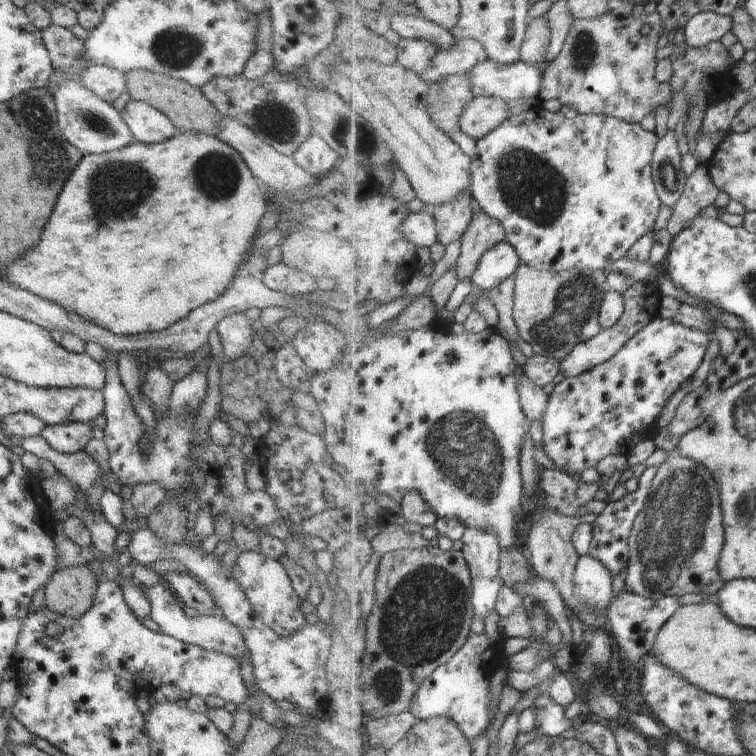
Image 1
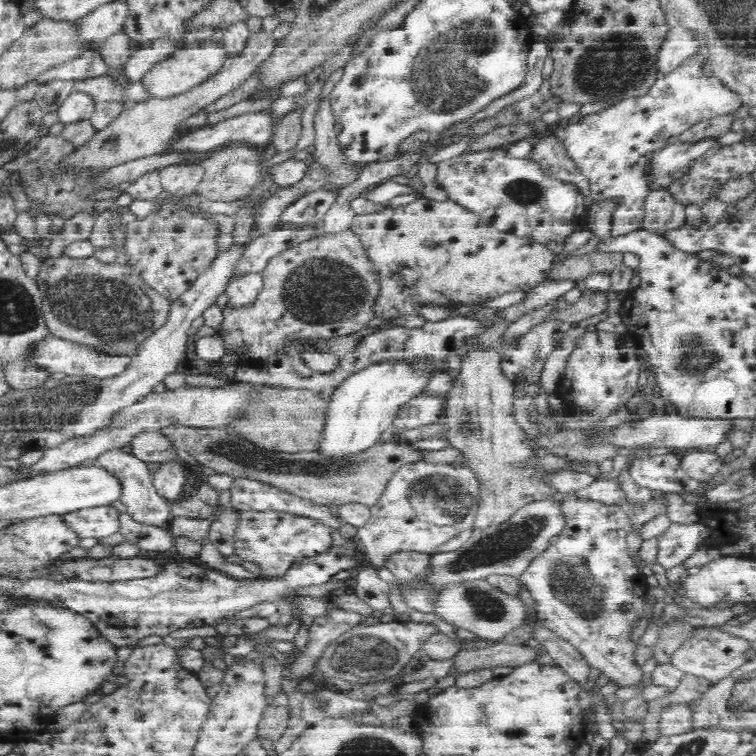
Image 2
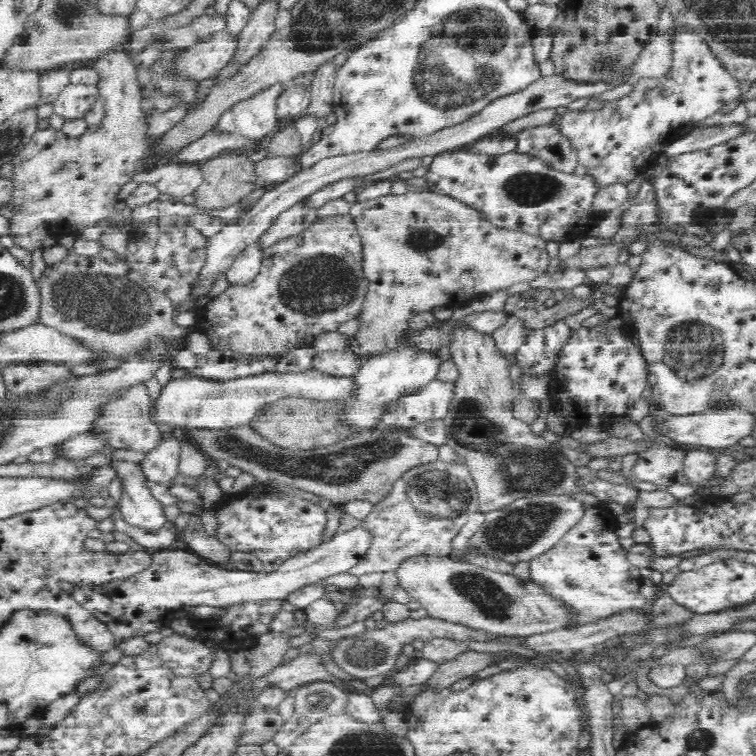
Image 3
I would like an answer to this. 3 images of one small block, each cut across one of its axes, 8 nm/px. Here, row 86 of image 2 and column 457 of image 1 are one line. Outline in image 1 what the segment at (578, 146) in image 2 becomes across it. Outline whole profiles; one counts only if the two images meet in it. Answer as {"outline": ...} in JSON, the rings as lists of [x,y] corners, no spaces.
{"outline":[[[472,633],[461,651],[452,658],[452,662],[439,666],[432,677],[428,677],[418,689],[411,711],[417,720],[432,717],[448,717],[455,720],[464,734],[472,741],[486,734],[492,720],[492,680],[480,672],[474,664],[478,644],[494,644],[490,636]]]}

